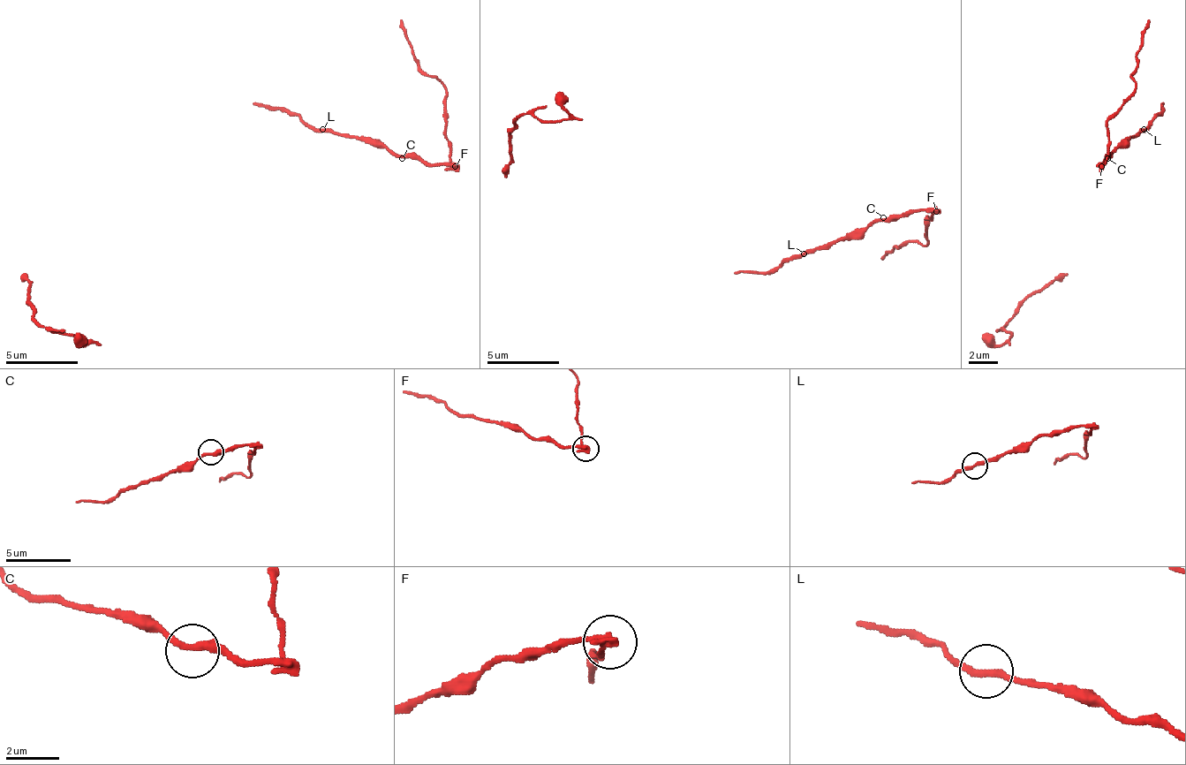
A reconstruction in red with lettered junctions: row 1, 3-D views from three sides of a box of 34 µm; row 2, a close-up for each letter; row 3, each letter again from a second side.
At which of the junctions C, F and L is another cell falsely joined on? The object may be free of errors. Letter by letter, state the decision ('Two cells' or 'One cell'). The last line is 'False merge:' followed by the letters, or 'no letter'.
C: One cell
F: Two cells
L: One cell
False merge: F

